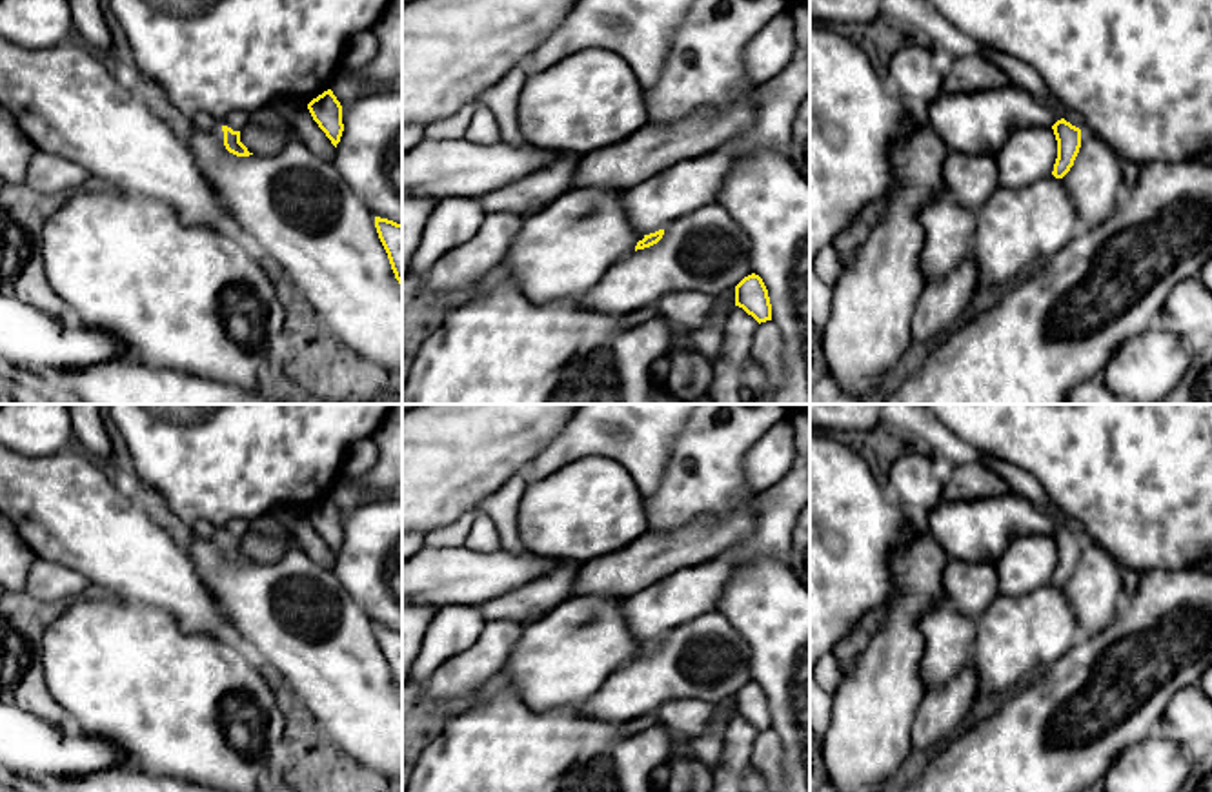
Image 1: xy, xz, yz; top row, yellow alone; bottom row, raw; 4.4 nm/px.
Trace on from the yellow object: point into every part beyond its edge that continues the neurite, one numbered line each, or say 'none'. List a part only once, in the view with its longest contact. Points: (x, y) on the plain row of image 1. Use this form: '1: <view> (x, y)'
none

